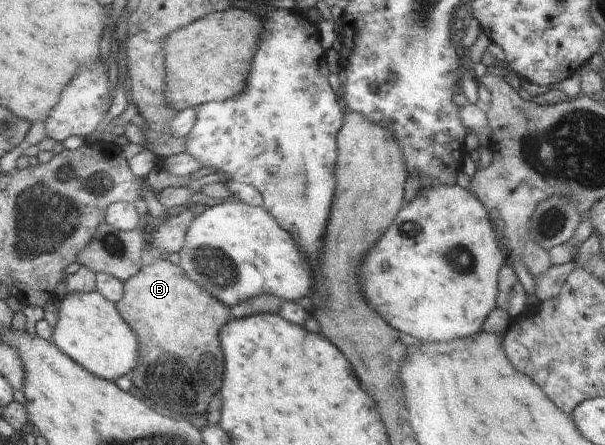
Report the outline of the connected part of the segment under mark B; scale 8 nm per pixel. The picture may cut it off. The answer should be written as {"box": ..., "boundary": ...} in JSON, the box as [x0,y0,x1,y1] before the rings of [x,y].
{"box":[116,257,230,419],"boundary":[[[156,257],[152,264],[142,265],[140,271],[129,277],[123,285],[124,295],[116,302],[120,317],[123,317],[131,328],[136,325],[136,331],[140,333],[140,369],[132,373],[131,381],[134,385],[128,392],[139,399],[154,399],[158,409],[164,411],[166,417],[170,415],[174,419],[206,411],[210,397],[216,393],[222,381],[224,361],[218,333],[220,327],[228,323],[230,309],[208,291],[204,291],[204,287],[190,281],[182,267],[162,257]]]}

